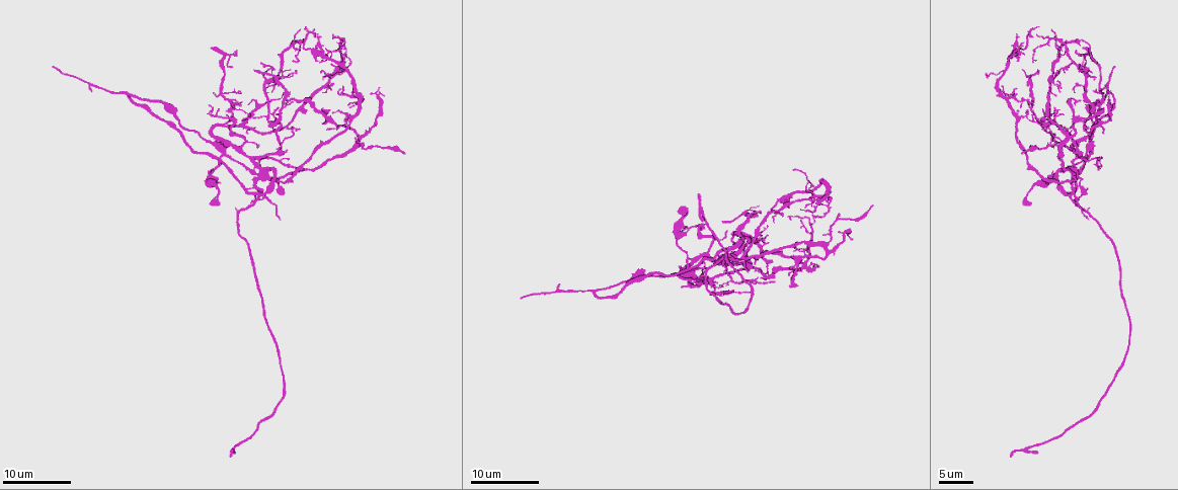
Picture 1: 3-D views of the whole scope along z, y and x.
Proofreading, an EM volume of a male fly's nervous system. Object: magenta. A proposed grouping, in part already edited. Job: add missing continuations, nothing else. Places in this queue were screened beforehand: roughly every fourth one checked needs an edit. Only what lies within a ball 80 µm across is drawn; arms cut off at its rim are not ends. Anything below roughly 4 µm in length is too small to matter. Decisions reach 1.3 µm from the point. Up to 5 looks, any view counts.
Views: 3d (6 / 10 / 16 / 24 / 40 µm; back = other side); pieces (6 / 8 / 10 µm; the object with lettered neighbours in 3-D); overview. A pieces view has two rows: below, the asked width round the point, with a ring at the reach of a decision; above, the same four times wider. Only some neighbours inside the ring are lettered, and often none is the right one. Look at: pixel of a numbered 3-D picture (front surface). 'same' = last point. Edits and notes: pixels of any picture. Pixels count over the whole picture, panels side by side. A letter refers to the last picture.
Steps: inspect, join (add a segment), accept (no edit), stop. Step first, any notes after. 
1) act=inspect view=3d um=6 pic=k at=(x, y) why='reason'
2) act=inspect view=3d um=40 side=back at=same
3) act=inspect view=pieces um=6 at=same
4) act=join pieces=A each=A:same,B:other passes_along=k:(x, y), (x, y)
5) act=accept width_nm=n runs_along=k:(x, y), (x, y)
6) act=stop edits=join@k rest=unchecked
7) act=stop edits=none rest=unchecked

act=inspect view=3d um=24 pic=1 at=(293, 61)

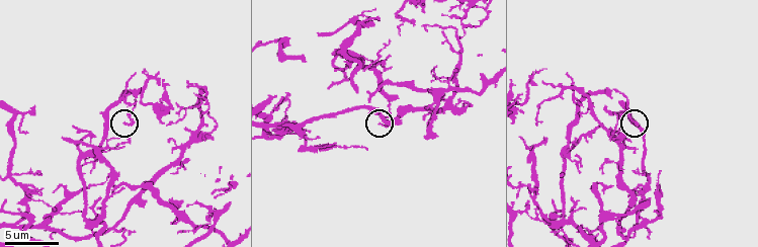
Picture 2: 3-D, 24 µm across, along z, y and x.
act=inspect view=pieces um=8 pic=2 at=(378, 123)

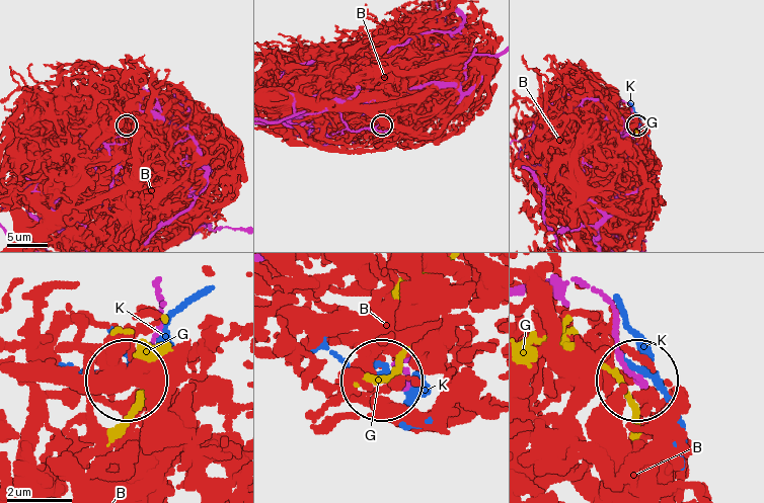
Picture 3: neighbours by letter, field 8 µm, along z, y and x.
act=accept width_nm=110 each=B:other,G:other,K:other found='none of them fits'

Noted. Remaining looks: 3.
act=inspect view=3d um=24 pic=1 at=(1012, 455) why='end of a long branch'

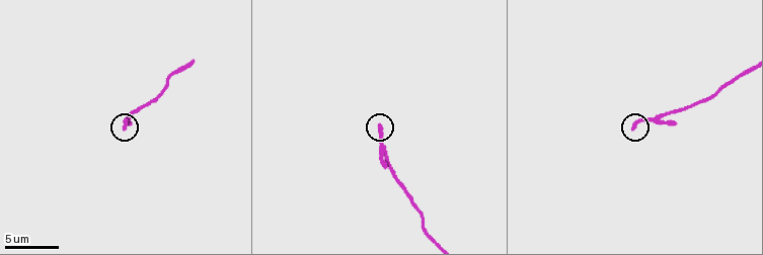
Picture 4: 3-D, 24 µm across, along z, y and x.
act=inspect view=pieces um=8 pic=4 at=(125, 129)

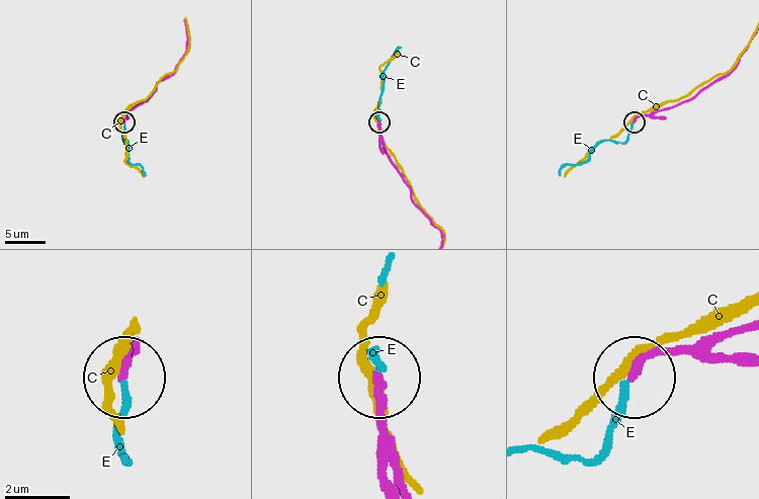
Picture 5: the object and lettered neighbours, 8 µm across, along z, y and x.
act=accept each=C:other,E:other runs_along=5:(744, 54), (726, 74), (689, 99), (641, 115), (635, 121) found='no lettered segment goes on from it'

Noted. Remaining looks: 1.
act=inspect view=pieces um=8 pic=2 at=(597, 127) why='thin end'

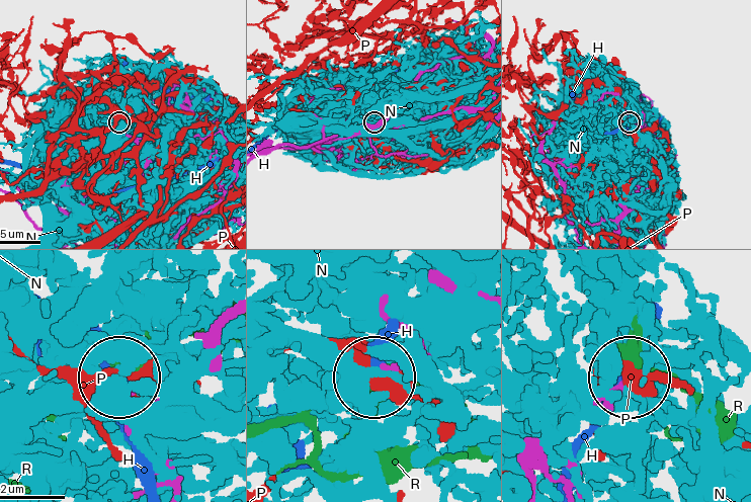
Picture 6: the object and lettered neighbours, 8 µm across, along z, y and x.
act=accept each=H:other,N:other,P:other,R:other found='none of them fits'

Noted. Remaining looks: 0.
act=stop edits=none rest=unchecked

